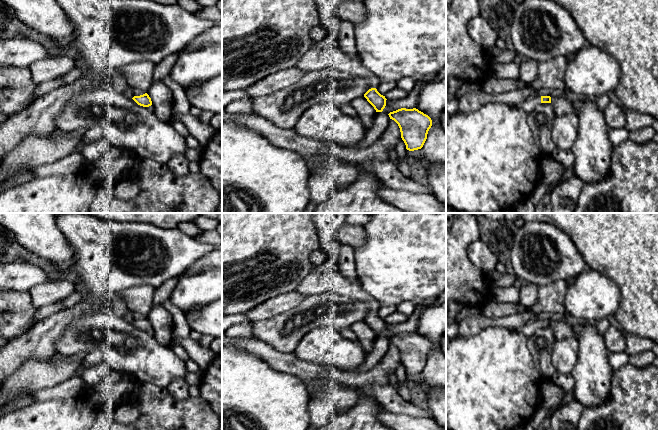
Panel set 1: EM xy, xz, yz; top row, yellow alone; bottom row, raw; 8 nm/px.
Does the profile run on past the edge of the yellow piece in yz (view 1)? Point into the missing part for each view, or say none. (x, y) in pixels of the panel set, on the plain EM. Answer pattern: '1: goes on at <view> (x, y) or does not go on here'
1: goes on at yz (529, 328)

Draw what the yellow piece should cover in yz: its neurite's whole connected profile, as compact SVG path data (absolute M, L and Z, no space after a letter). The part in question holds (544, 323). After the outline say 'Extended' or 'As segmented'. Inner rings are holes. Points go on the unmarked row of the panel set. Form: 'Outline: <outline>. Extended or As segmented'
Outline: M550 320L529 321L525 323L522 327L516 329L516 331L522 333L526 337L530 337L541 327L551 327L551 321Z. Extended

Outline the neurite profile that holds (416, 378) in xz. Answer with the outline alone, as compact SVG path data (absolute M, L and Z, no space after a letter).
M422 372L414 375L407 374L407 377L408 377L408 380L411 380L416 387L418 387L420 390L422 390L425 393L426 397L434 391L441 391L443 389L446 390L445 386L425 383L422 380Z

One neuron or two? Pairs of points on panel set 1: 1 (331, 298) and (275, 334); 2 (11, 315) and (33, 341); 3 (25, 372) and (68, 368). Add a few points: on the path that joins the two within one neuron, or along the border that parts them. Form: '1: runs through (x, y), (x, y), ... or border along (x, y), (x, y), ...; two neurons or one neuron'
1: runs through (316, 306), (299, 311), (298, 316), (290, 324); one neuron
2: border along (35, 324), (10, 341); two neurons
3: runs through (36, 372), (57, 370); one neuron

